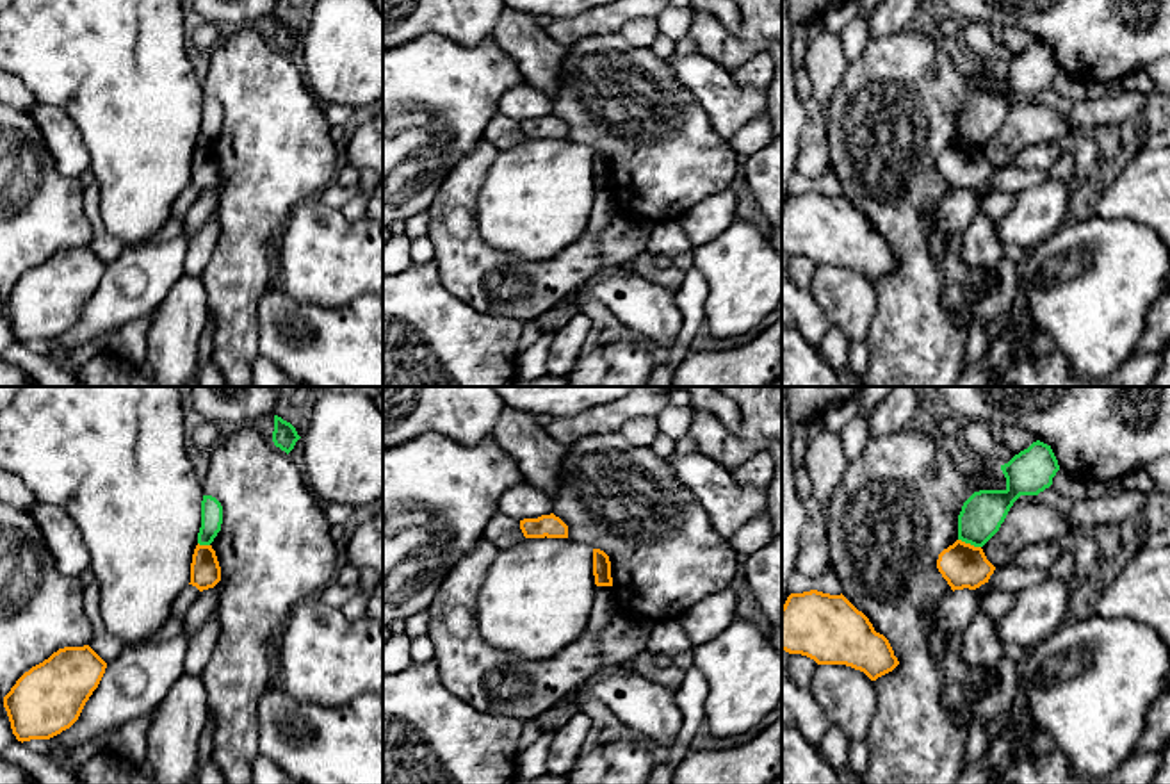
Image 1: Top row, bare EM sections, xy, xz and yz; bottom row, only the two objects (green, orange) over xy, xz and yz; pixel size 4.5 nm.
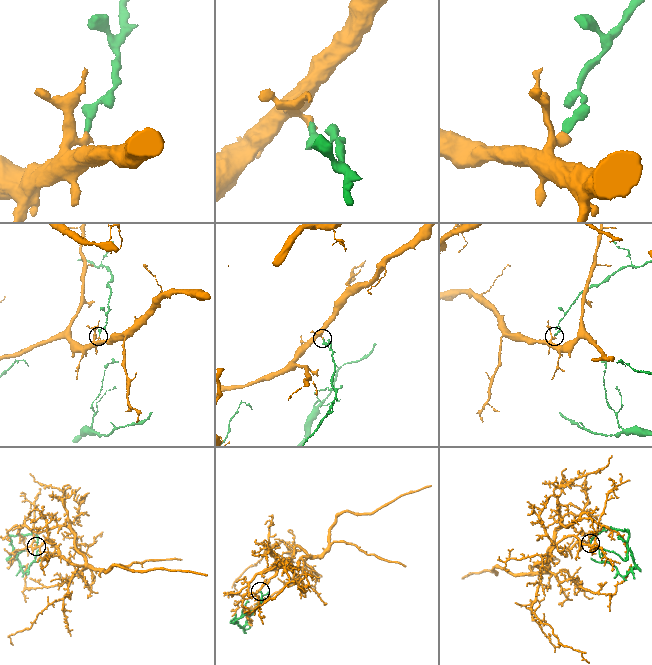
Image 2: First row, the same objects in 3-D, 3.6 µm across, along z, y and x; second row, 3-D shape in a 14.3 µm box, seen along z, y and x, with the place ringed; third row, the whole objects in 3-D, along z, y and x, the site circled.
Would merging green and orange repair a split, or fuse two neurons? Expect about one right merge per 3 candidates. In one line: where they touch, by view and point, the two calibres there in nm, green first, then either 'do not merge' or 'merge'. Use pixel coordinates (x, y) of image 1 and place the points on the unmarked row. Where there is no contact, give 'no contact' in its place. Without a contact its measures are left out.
yz (969, 143) | 190/200 nm | do not merge

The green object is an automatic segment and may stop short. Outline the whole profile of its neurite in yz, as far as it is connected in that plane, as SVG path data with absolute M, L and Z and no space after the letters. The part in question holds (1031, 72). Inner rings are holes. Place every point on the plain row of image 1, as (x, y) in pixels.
M1036 41L1001 66L1004 91L974 93L958 116L958 141L983 148L1001 128L1010 109L1020 96L1038 96L1052 86L1060 71L1051 46Z

